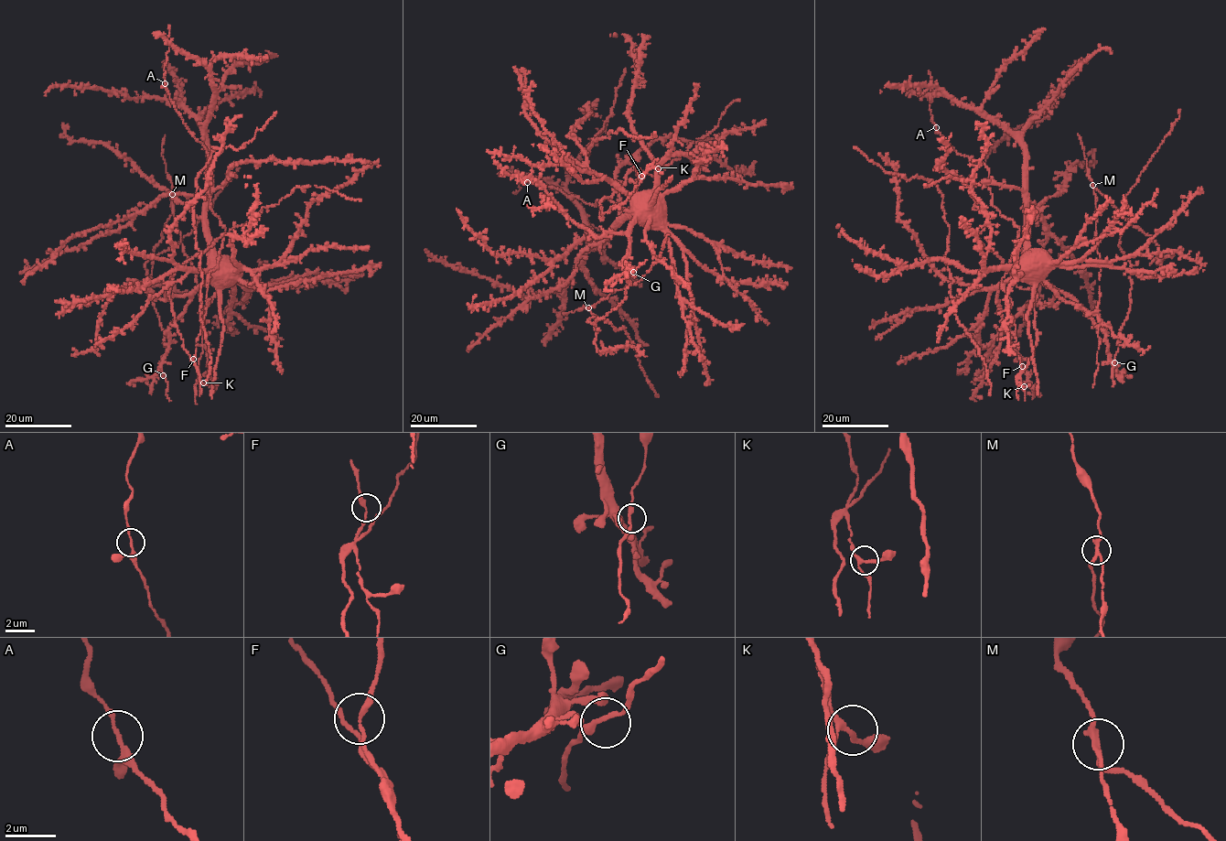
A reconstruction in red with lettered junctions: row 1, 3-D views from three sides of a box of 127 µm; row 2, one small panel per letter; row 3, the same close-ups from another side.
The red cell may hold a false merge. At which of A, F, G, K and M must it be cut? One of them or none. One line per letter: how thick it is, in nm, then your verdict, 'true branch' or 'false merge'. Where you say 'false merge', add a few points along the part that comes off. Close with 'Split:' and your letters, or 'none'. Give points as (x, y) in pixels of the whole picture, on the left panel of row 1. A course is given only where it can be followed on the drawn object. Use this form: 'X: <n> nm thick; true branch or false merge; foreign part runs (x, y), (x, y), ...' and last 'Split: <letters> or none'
A: 130 nm thick; true branch
F: 190 nm thick; true branch
G: 180 nm thick; true branch
K: 180 nm thick; true branch
M: 200 nm thick; false merge; foreign part runs (171, 194), (172, 213), (159, 243), (155, 246), (151, 282), (190, 296)
Split: M

